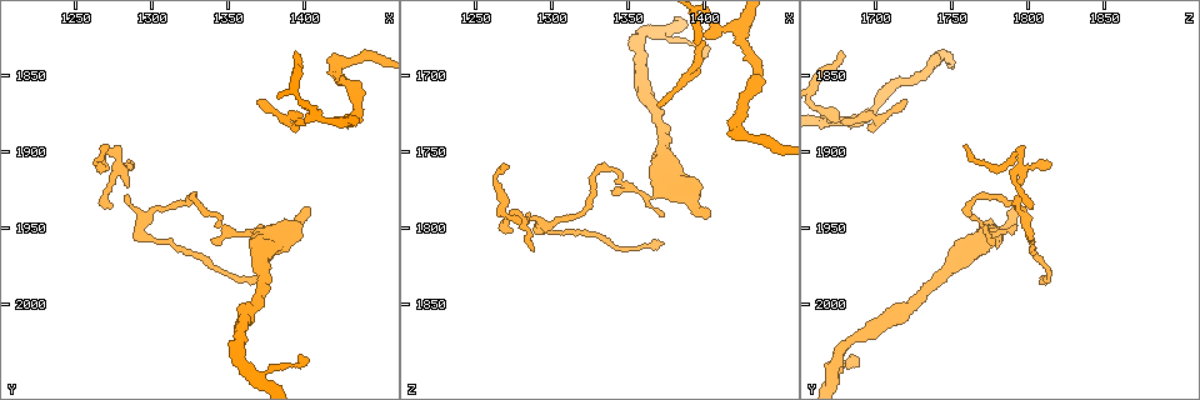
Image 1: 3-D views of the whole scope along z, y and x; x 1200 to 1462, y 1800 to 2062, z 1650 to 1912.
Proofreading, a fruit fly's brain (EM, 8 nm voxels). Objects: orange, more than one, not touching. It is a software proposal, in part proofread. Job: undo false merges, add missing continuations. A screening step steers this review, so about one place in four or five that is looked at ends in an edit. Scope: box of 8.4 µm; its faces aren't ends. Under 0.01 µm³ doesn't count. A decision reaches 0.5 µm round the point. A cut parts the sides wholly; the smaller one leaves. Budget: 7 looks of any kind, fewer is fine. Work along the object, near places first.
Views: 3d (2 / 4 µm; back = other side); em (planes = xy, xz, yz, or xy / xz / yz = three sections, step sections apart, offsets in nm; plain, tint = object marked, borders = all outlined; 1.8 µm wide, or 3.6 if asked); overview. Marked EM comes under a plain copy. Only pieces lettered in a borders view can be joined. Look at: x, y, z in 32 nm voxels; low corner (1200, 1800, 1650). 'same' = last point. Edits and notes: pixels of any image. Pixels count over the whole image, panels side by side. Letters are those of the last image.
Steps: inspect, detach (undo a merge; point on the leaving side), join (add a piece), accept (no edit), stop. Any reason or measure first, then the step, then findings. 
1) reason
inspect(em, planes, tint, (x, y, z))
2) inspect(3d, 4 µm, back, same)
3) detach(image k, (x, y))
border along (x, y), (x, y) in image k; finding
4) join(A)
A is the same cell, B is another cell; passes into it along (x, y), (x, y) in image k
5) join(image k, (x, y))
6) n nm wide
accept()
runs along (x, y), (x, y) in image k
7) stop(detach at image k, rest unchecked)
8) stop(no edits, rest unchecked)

tapers out
inspect(3d, 4 µm, (1404, 2038, 1680))

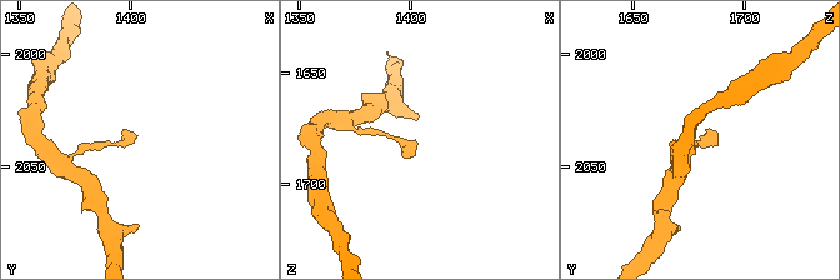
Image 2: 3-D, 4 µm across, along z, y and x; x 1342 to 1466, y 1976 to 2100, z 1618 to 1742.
shape alone is not enough
inspect(em, xy, step 8, tint, (1403, 2035, 1681))

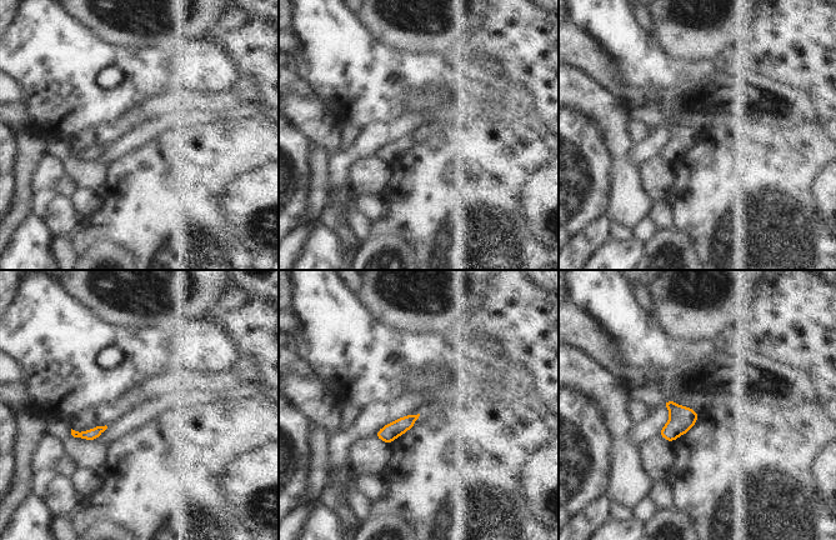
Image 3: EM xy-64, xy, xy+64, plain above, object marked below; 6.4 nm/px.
cut it another way
inspect(em, planes, borders, same)

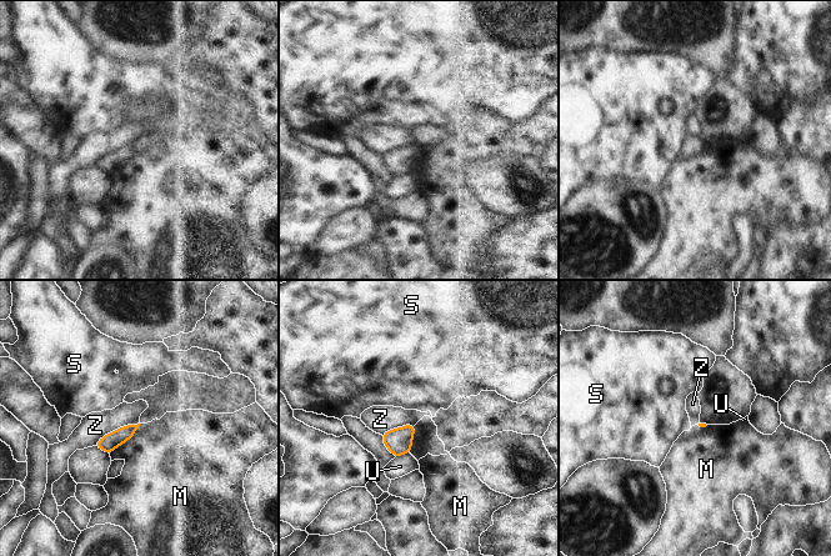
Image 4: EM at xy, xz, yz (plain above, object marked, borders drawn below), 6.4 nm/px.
accept()
M, S, U and Z are other cells; border along (138, 422), (105, 434), (94, 445) in image 4; no lettered piece goes on from it

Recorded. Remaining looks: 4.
free end
inspect(em, yz, step 16, borders, (1340, 1958, 1778))

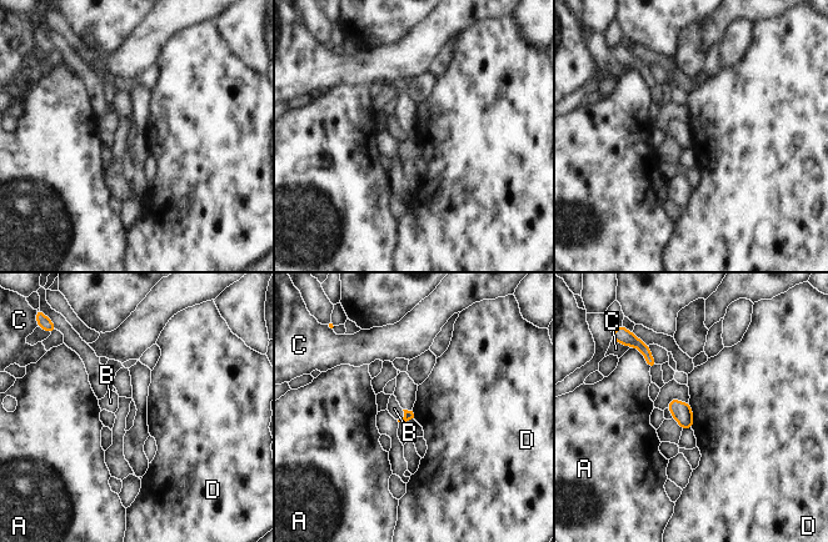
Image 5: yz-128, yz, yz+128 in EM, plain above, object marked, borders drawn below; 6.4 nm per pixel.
D touches over 160 nm
join(B)
B is the same cell, A, C and D are other cells; the cell continues

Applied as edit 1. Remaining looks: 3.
free end
inspect(em, 3.6 µm, planes, tint, (1274, 1936, 1802))

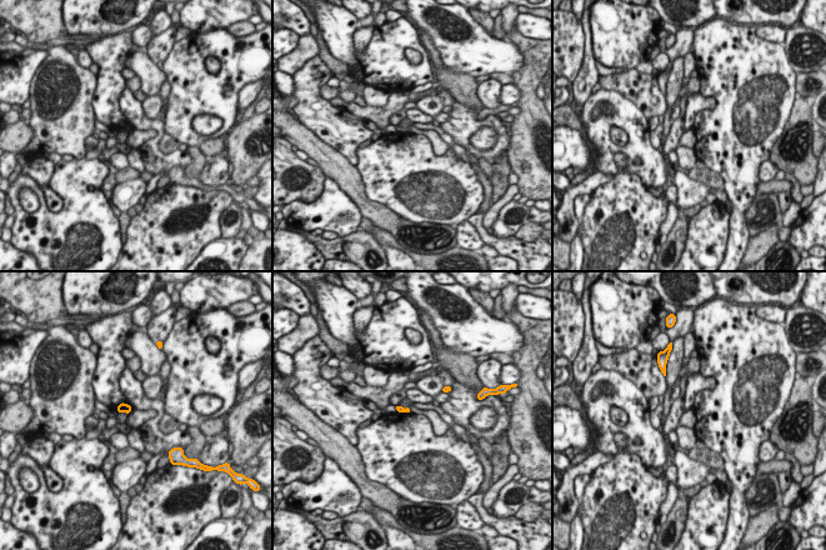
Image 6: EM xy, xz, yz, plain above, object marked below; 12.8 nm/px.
inspect(em, 3.6 µm, planes, borders, same)

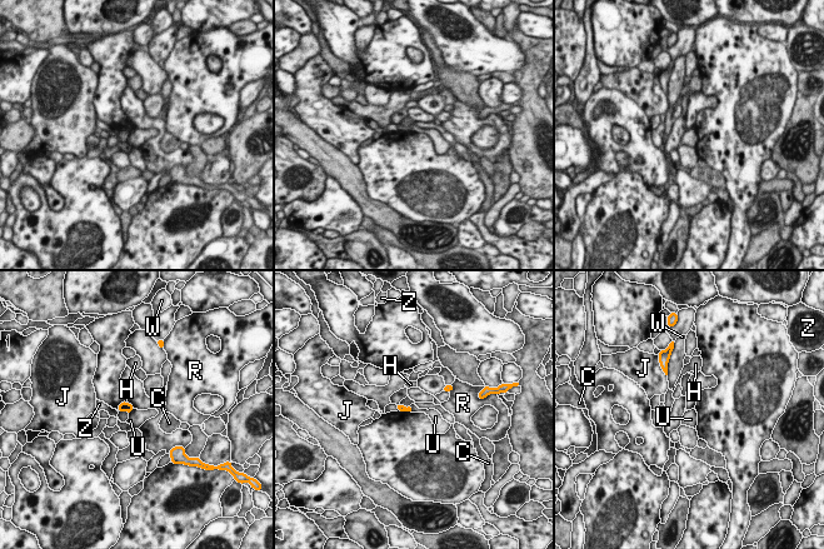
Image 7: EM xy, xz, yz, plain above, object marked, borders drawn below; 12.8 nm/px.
W touches over 110 nm
accept()
C, H, J, R, U, W and Z are other cells; border along (410, 405), (412, 412) in image 7; no lettered piece goes on from it

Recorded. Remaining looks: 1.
stop(join at image 5, rest unchecked)

